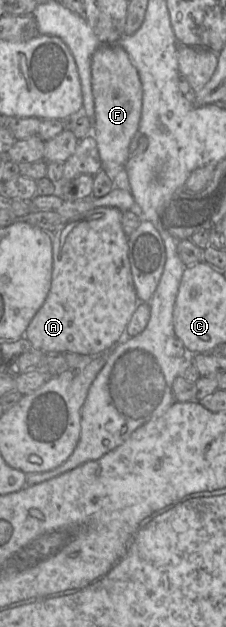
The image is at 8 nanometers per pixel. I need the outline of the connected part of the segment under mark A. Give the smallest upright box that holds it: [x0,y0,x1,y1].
[24,207,140,356]

